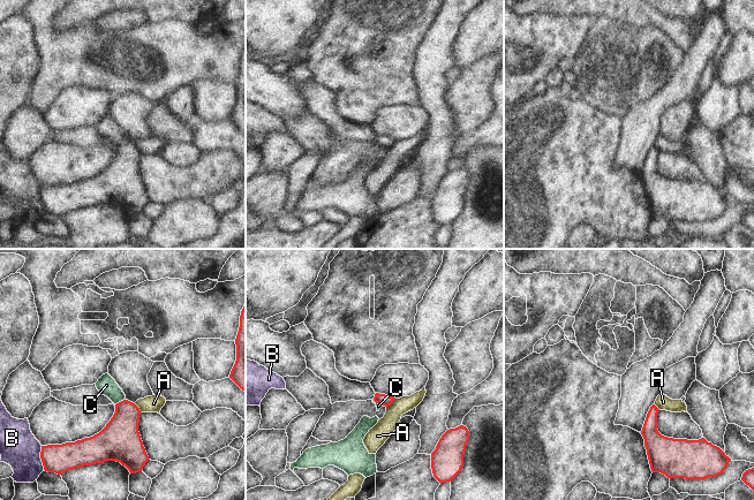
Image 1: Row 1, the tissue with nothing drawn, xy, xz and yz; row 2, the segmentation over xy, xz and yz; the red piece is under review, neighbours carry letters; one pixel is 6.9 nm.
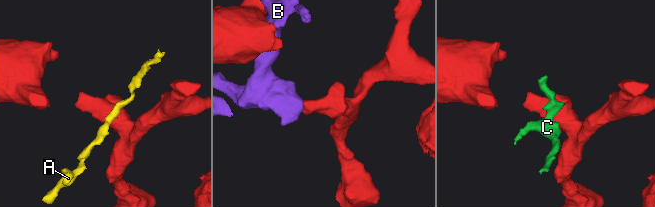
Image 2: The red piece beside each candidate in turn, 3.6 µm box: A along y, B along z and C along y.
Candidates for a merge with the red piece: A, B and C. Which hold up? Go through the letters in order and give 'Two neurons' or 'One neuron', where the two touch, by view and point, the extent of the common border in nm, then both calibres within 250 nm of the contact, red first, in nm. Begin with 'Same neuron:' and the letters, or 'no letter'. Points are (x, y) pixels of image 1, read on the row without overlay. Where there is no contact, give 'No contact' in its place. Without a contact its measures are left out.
Same neuron: no letter
A: Two neurons. Touches red at xz (391, 145). Shared border 90 nm. Thickness 80 nm (red) against 140 nm
B: Two neurons. Touches red at xy (40, 199). Shared border 170 nm. Thickness 200 nm (red) against 260 nm
C: Two neurons. Touches red at xy (121, 143). Shared border 80 nm. Thickness 260 nm (red) against 140 nm.

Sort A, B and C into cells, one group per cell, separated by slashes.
A / B / C

